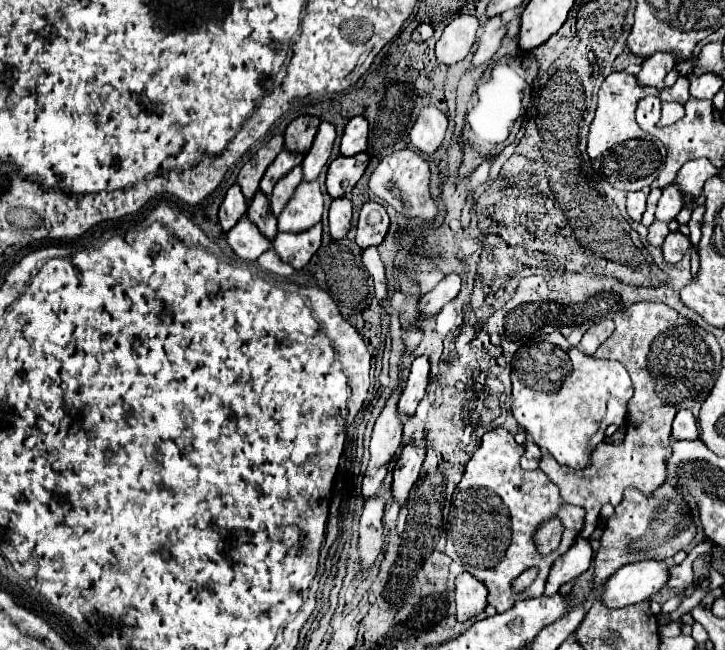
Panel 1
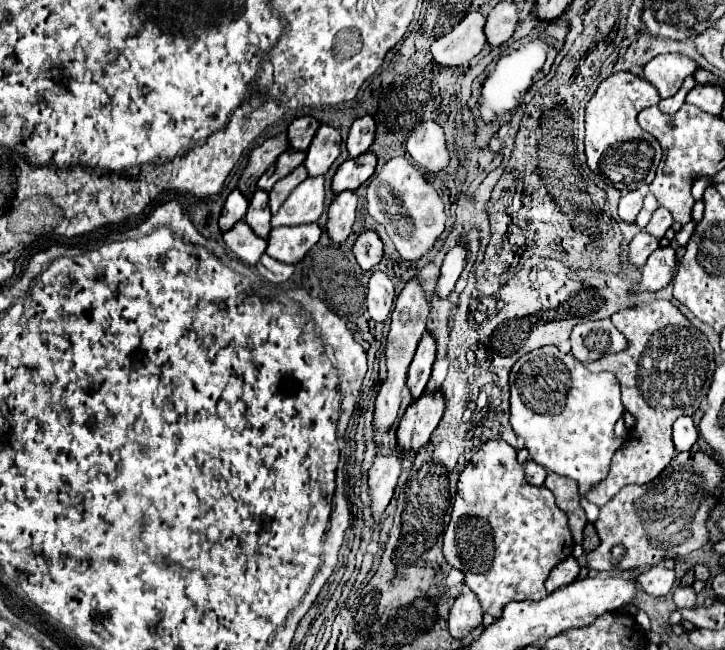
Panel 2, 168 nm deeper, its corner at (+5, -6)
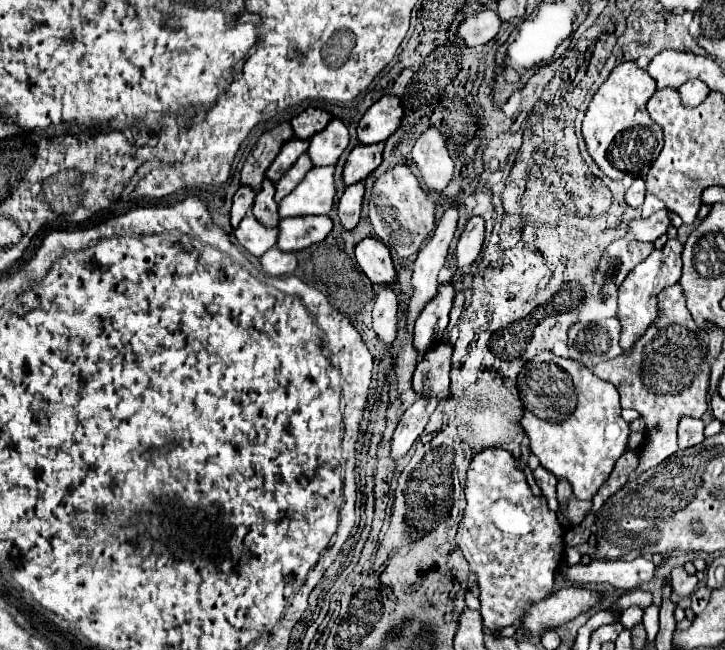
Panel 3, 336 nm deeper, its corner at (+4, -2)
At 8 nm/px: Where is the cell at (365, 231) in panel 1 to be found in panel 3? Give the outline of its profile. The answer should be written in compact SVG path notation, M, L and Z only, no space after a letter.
M365 238L355 248L355 258L365 276L375 284L395 284L397 282L397 270L393 266L389 248L383 246L383 242L375 238Z

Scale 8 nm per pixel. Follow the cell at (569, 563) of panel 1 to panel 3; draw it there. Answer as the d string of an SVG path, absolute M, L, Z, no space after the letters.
M637 556L635 560L591 560L587 566L563 564L561 570L573 582L607 582L615 588L631 590L653 580L655 564L645 556Z

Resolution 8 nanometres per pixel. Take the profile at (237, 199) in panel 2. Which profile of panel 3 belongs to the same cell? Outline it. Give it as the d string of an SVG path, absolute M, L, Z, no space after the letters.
M241 186L241 188L235 192L233 208L231 208L231 224L233 224L233 228L239 226L239 222L241 222L243 216L247 214L247 210L253 206L253 200L255 200L255 192L253 192L251 186Z

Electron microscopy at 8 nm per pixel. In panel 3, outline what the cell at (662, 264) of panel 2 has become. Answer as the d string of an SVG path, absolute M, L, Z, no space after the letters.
M677 238L669 240L665 244L663 250L653 250L649 254L647 260L643 260L637 270L629 272L627 278L623 280L621 288L619 288L619 304L617 304L617 318L621 322L621 348L623 352L629 352L633 348L633 344L637 342L637 338L641 338L645 334L645 330L651 326L651 322L657 318L657 302L653 298L657 298L657 294L679 282L681 278L681 252L683 246Z

